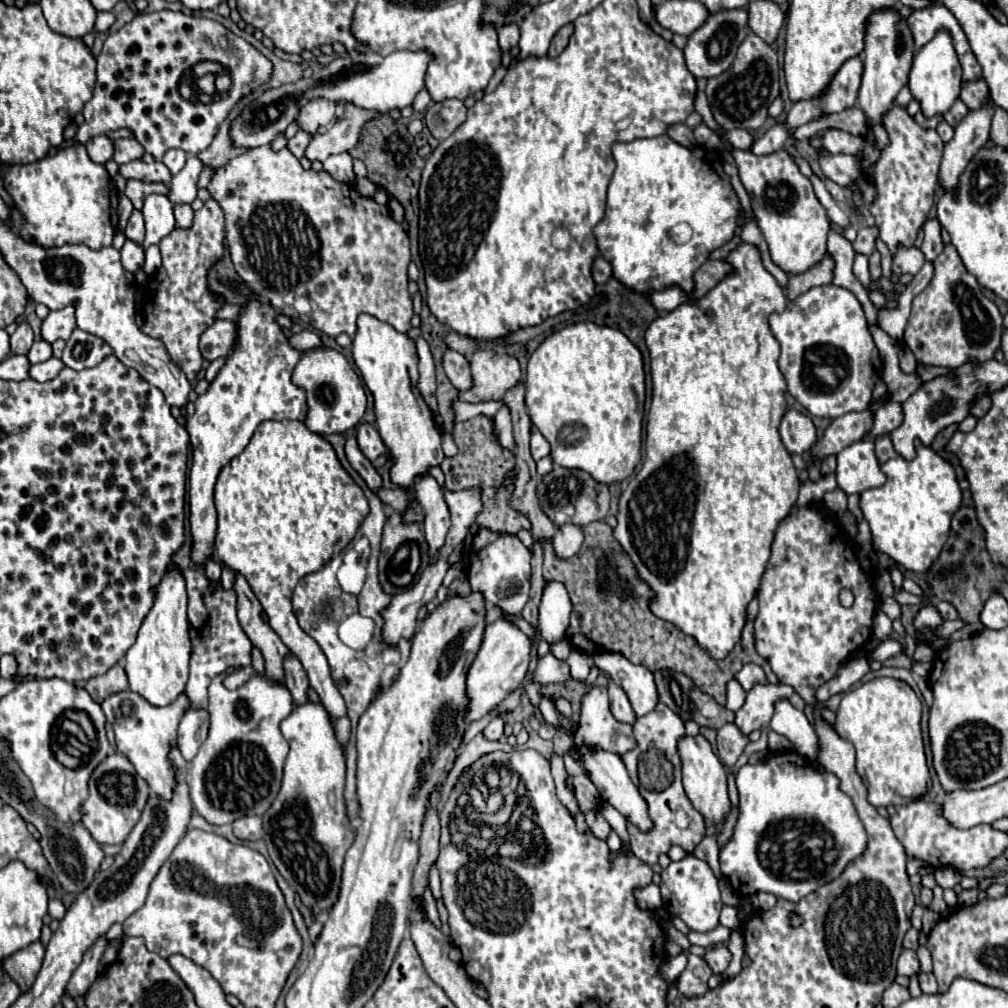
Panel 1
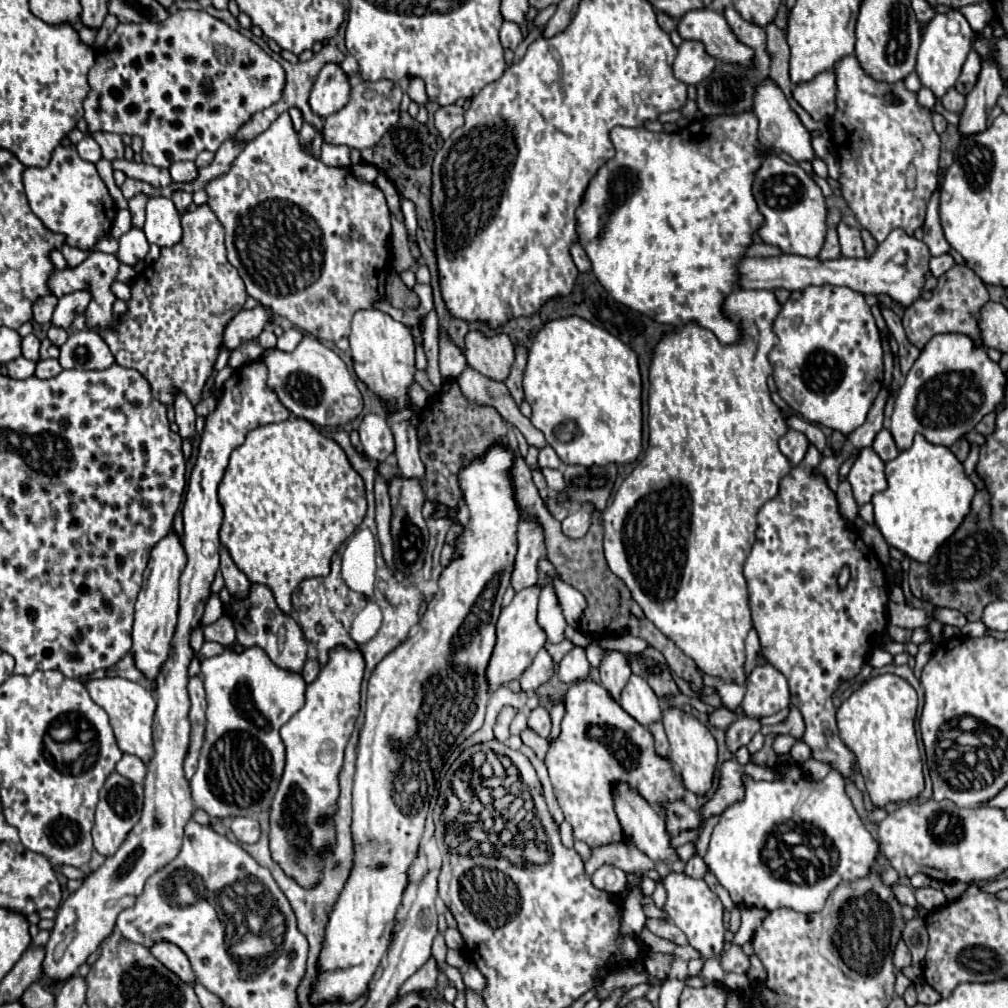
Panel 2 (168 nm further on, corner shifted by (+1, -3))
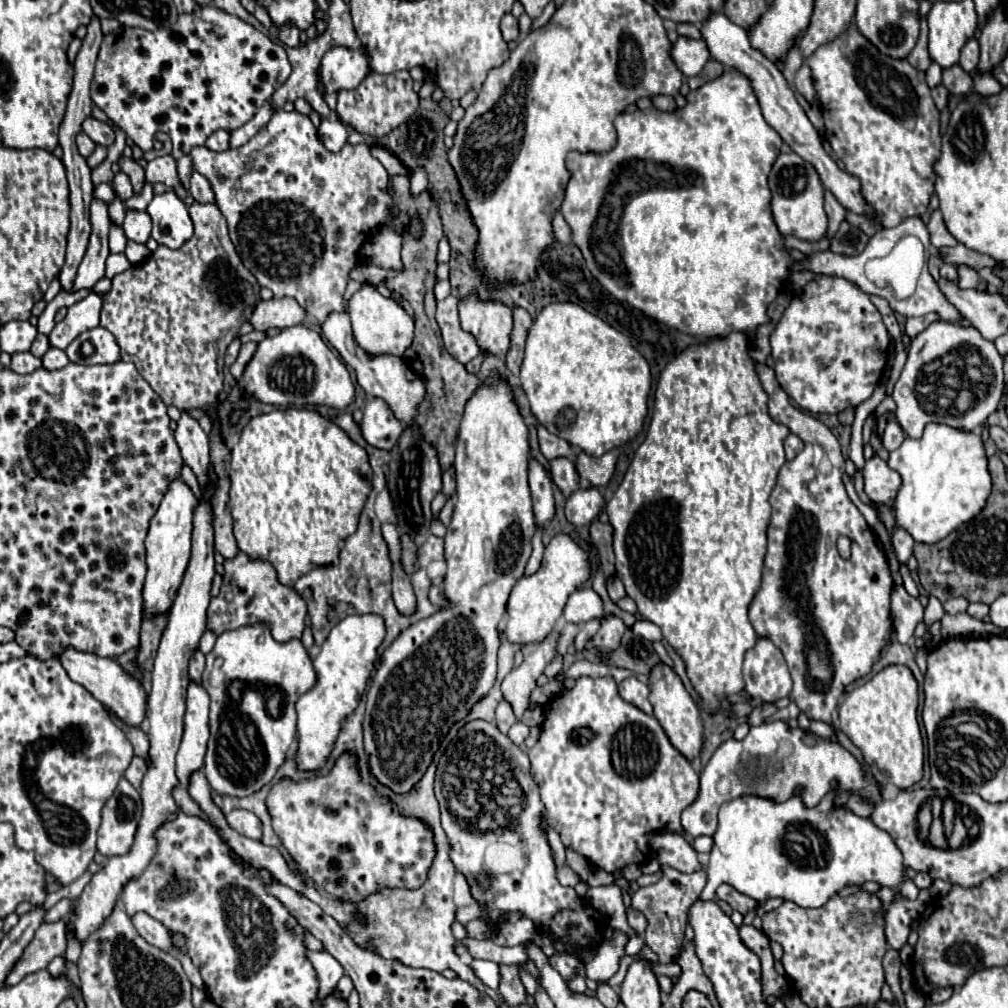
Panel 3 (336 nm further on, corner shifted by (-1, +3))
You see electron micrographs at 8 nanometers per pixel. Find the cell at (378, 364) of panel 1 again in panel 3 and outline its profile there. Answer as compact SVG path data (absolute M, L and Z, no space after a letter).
M362 283L362 287L348 299L348 315L358 345L372 355L392 353L396 357L402 357L404 349L408 349L408 345L412 343L414 337L412 317L394 299L380 295L378 289L370 283Z

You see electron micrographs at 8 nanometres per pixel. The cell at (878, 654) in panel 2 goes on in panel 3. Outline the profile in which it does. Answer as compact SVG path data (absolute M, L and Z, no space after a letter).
M902 585L892 593L892 619L896 627L896 637L900 643L908 643L914 635L914 627L922 621L924 607L918 599L910 597Z

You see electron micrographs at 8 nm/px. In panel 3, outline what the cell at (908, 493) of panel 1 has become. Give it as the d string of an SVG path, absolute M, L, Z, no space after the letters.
M928 423L920 439L906 437L904 443L890 453L888 465L902 477L902 487L894 503L896 523L920 543L936 543L958 525L982 513L988 493L992 491L986 445L982 435L974 431Z

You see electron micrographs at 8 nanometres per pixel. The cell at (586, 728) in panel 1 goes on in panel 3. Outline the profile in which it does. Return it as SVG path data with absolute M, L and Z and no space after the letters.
M578 677L576 685L572 689L566 689L562 695L556 695L548 701L546 705L546 719L542 723L542 733L538 743L528 751L530 763L532 763L532 779L540 789L540 801L544 803L544 815L540 819L540 829L542 831L550 831L556 829L560 833L560 839L564 843L564 847L572 847L574 851L578 851L580 855L586 857L586 861L590 863L590 867L594 869L602 869L606 873L614 873L618 869L624 869L626 865L644 865L650 859L650 839L656 833L678 833L686 839L690 839L682 825L680 825L680 813L694 803L694 799L698 797L698 773L694 771L694 765L670 743L668 735L664 733L662 725L658 723L658 719L654 715L646 715L644 711L640 711L638 707L622 701L622 697L618 695L618 687L616 681L612 677Z

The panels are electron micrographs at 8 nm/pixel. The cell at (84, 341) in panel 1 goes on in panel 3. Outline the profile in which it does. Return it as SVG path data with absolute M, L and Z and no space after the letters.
M96 327L80 333L68 345L66 355L72 363L80 363L80 365L116 363L120 359L120 347L108 329Z

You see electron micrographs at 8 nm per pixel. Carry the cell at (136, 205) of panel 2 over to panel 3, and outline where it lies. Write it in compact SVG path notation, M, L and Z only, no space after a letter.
M120 155L118 163L120 163L120 169L130 177L130 181L134 185L134 193L138 193L144 185L144 169L132 157L126 157L126 155Z

